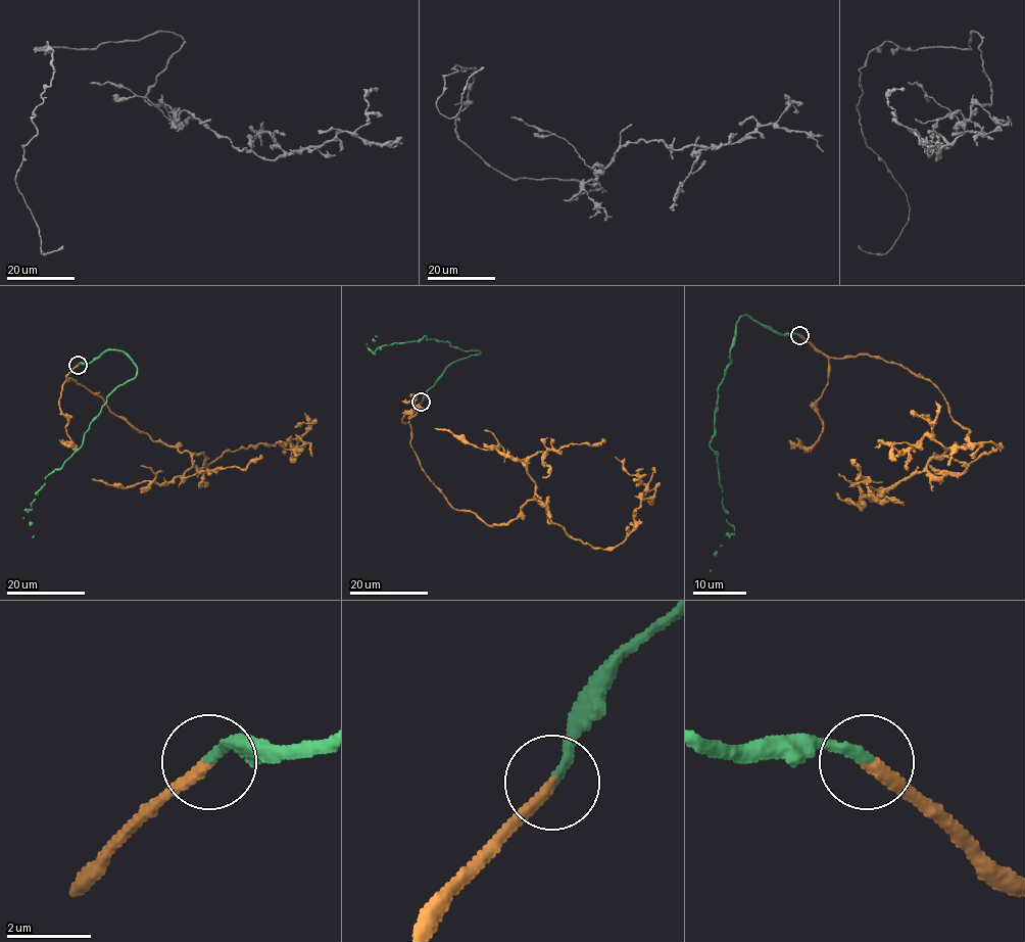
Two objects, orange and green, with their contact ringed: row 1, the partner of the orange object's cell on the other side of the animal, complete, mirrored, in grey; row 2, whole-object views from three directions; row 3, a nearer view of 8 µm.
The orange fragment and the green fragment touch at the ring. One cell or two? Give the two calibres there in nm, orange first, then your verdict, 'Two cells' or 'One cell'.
Thickness 260 nm (orange) against 240 nm. One cell

